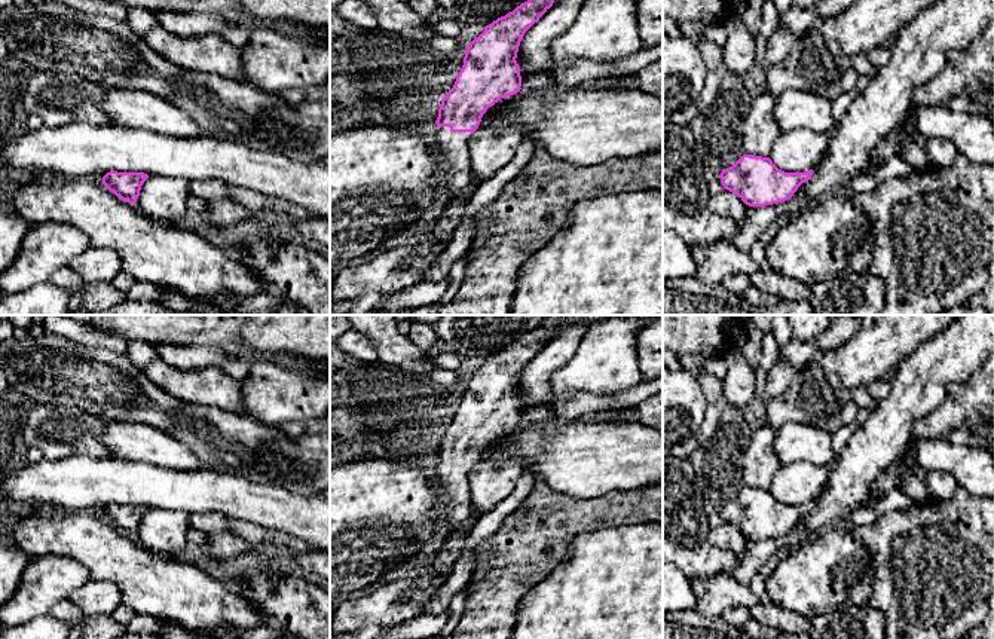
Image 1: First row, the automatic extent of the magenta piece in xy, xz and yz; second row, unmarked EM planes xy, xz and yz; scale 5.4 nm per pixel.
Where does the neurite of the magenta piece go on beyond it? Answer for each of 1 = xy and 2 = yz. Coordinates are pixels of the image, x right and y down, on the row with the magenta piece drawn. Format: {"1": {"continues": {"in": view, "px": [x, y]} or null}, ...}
{"1": {"continues": null}, "2": {"continues": null}}

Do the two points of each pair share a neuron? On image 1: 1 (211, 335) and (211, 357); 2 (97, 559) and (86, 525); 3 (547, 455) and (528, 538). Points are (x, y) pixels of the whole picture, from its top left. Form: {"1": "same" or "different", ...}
{"1": "different", "2": "same", "3": "different"}

